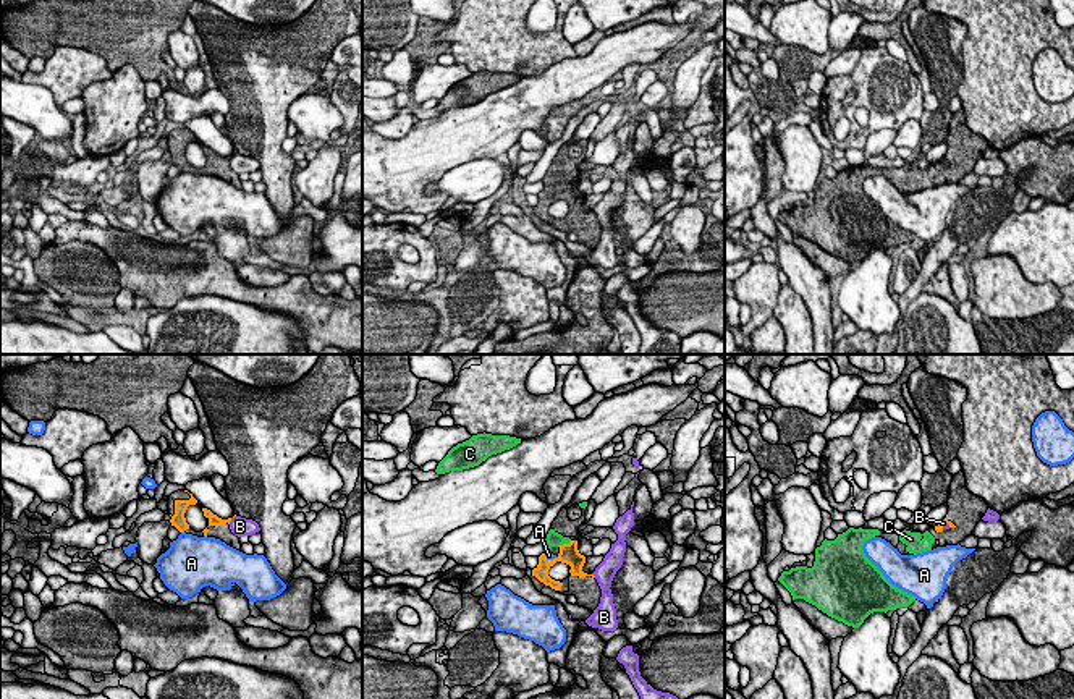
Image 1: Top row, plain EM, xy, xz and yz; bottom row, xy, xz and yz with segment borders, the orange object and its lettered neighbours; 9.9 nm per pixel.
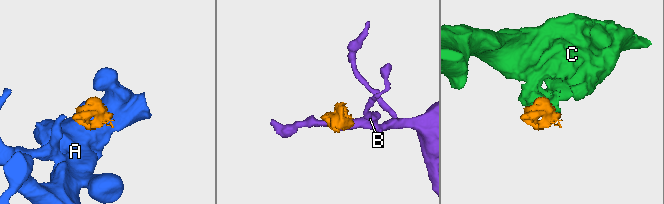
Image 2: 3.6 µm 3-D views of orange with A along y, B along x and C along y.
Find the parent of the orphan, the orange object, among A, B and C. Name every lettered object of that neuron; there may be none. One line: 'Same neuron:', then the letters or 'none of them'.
Same neuron: C

